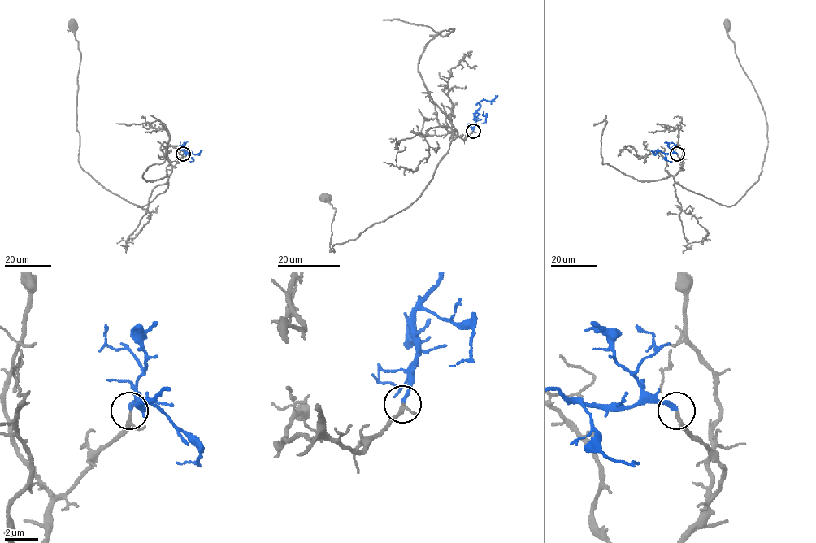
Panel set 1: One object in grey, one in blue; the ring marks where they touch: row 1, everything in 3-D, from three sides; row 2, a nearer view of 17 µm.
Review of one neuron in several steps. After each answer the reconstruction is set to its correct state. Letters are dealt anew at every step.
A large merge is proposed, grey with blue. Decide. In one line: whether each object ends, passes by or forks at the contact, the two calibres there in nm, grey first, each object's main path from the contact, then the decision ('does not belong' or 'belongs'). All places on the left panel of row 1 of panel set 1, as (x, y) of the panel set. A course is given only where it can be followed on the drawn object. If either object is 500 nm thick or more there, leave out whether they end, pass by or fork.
grey passes by | blue ends | 150/240 nm | grey via (183, 154), (173, 167), (165, 191), (142, 206), (112, 193), (81, 167), (76, 129), (80, 54), (72, 25) | blue via (183, 154), (188, 150), (197, 154), (201, 150) | belongs

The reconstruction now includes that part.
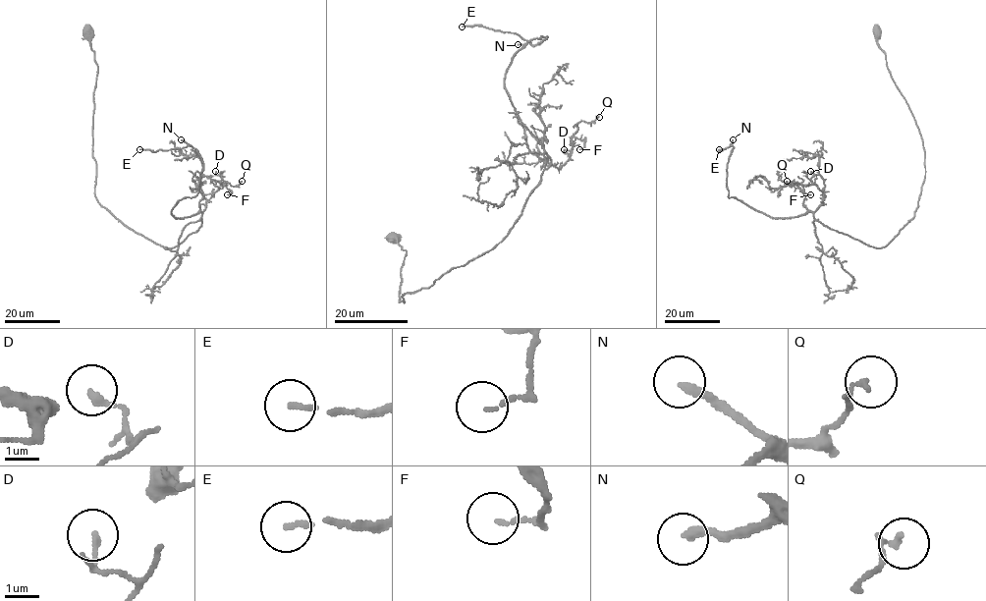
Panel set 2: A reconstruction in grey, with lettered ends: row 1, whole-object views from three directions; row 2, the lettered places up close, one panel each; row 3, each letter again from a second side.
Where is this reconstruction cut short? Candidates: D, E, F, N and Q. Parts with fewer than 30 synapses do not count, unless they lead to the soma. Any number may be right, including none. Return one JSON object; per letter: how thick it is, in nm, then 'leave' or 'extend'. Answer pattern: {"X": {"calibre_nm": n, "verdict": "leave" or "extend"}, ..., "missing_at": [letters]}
{"D": {"calibre_nm": 160, "verdict": "leave"}, "E": {"calibre_nm": 140, "verdict": "extend"}, "F": {"calibre_nm": 90, "verdict": "leave"}, "N": {"calibre_nm": 240, "verdict": "extend"}, "Q": {"calibre_nm": 160, "verdict": "leave"}, "missing_at": ["E", "N"]}

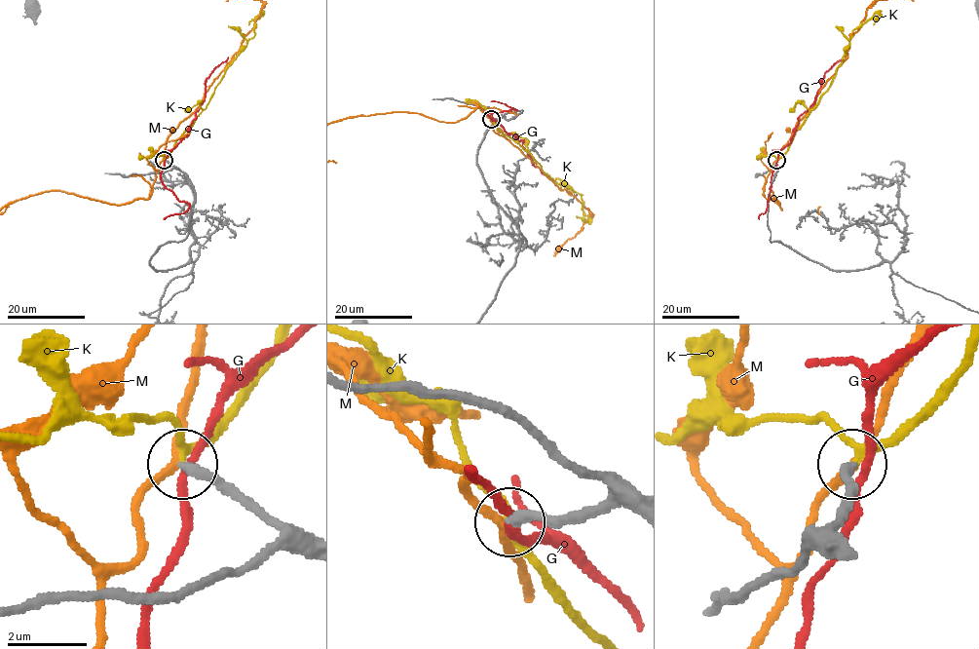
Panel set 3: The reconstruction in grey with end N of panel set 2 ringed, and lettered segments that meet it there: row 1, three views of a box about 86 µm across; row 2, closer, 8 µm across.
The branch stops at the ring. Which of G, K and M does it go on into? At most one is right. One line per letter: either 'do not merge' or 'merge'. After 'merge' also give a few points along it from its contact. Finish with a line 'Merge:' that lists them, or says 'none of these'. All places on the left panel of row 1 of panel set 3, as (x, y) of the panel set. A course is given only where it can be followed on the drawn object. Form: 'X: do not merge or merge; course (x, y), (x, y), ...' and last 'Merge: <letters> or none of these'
G: do not merge
K: merge; course (164, 160), (176, 140), (206, 107), (226, 67), (254, 35), (255, 18), (263, 11)
M: do not merge
Merge: K

